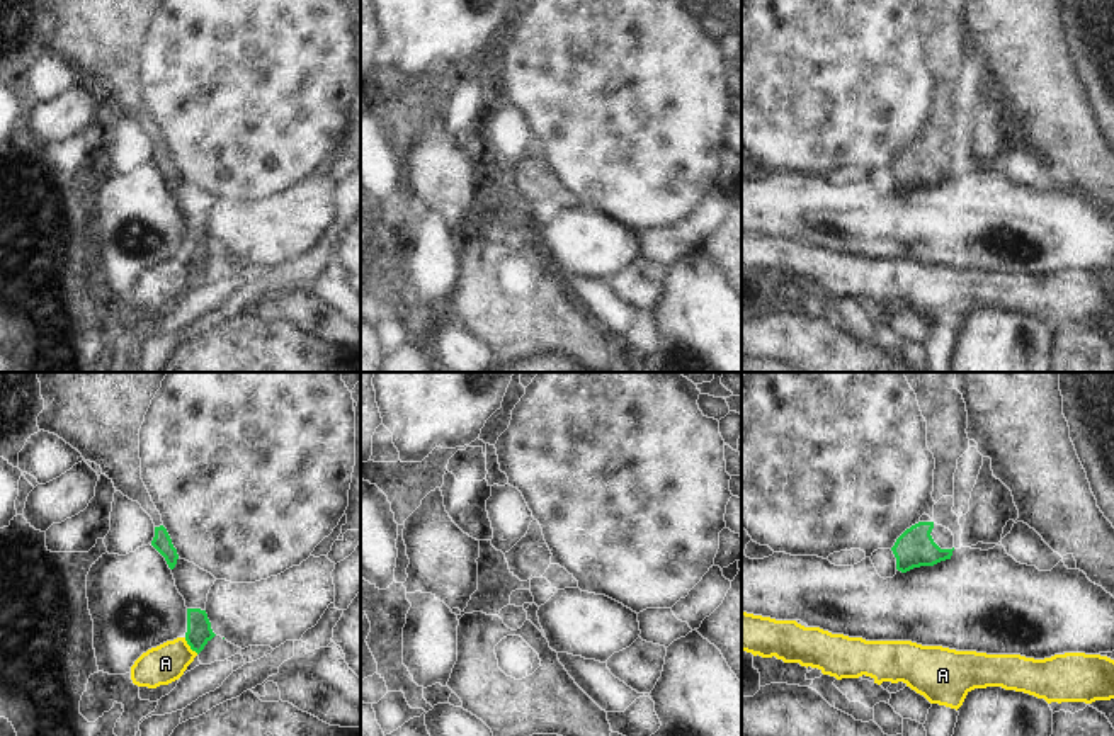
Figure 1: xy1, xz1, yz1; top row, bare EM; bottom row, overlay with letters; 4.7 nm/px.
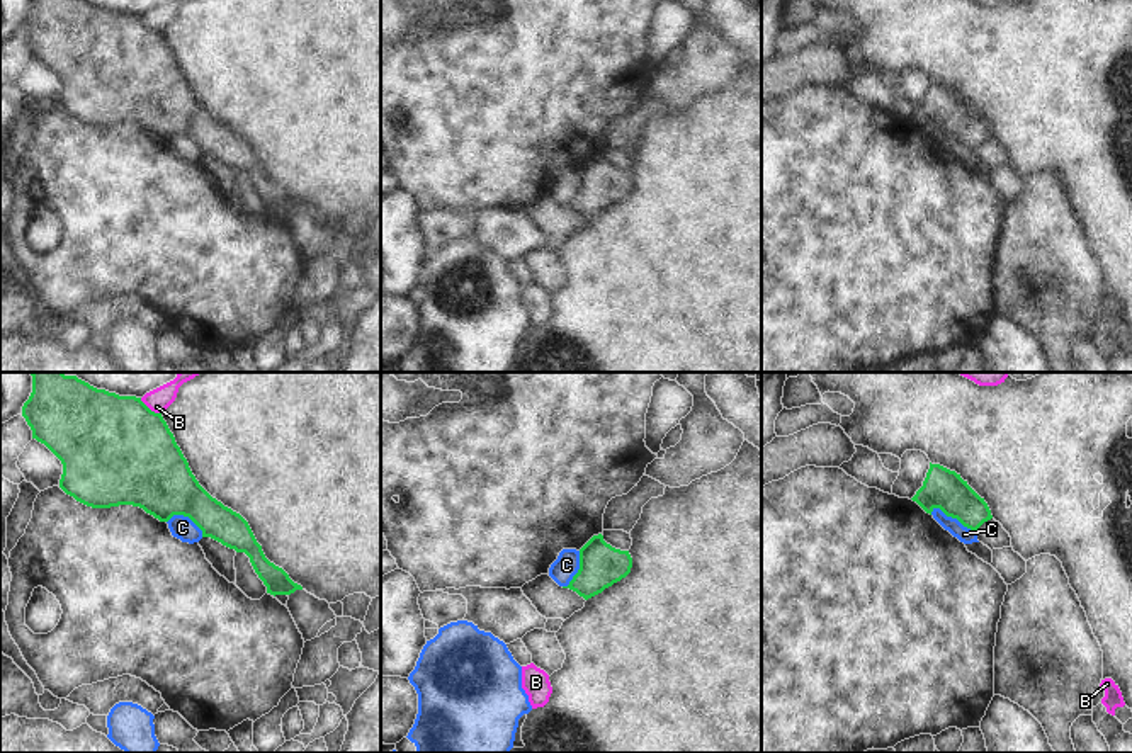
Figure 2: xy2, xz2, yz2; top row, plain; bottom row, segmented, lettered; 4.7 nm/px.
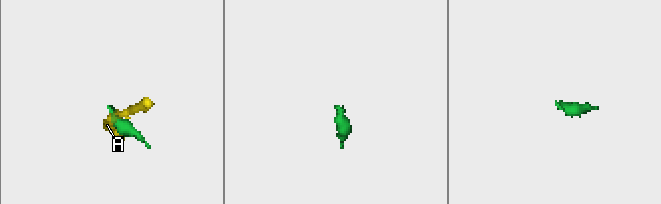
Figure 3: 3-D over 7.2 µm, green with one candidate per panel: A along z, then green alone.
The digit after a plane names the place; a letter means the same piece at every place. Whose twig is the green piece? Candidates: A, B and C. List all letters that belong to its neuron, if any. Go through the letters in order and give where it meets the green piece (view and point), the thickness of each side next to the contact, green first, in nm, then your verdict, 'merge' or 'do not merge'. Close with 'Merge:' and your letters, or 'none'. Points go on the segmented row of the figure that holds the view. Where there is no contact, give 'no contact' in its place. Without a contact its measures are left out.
A: contact xy1 (189, 645); calibres 120 and 190 nm; do not merge
B: contact xy2 (148, 408); calibres 500 and 110 nm; do not merge
C: contact yz2 (954, 517); calibres 190 and 70 nm; do not merge
Merge: none

